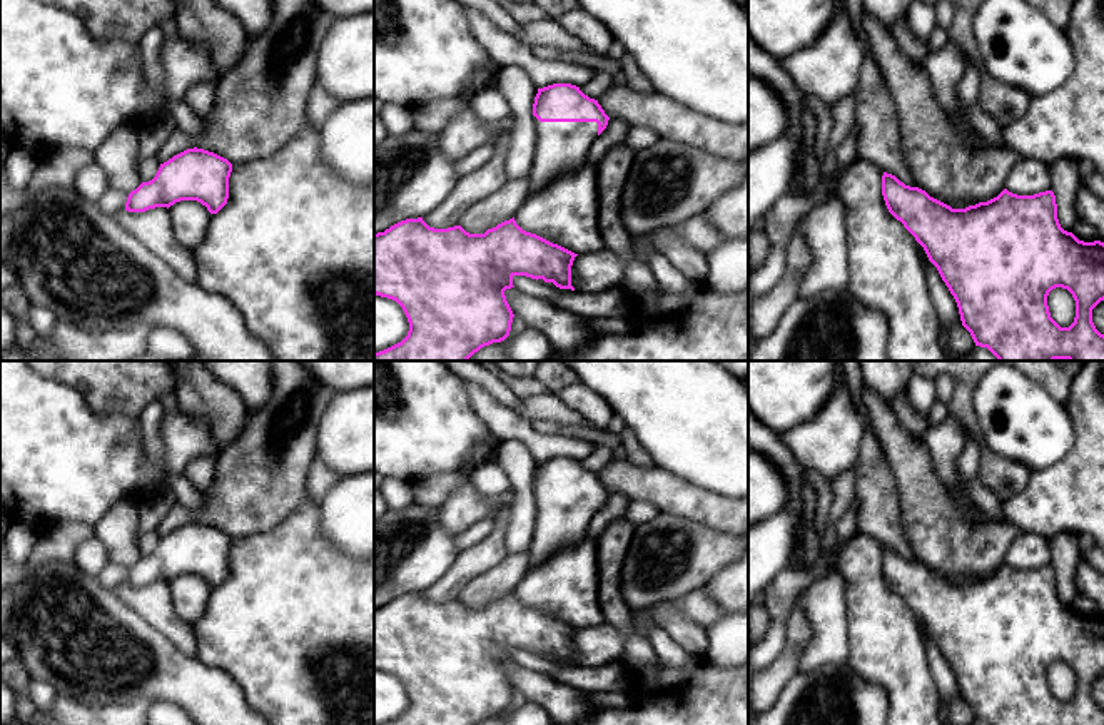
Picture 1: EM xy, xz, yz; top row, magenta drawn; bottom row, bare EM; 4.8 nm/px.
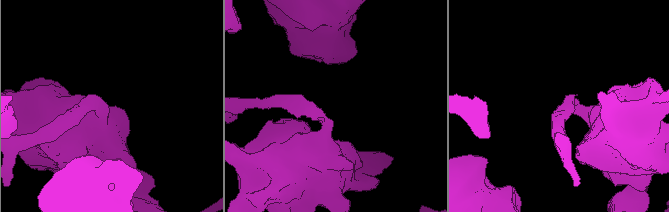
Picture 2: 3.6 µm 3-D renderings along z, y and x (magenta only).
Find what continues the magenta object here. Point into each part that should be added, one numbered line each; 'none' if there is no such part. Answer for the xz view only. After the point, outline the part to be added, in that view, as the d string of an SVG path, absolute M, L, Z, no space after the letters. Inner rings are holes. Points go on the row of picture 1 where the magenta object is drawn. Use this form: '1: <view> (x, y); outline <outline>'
1: xz (562, 147); outline M539 122L536 150L529 172L529 192L538 192L563 174L588 162L590 147L598 137L596 122Z

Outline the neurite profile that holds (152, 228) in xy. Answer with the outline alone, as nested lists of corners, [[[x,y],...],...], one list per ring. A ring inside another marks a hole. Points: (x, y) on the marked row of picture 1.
[[[155,207],[145,212],[129,212],[122,209],[114,217],[184,281],[195,282],[197,262],[194,259],[194,252],[180,244],[174,236],[170,212],[167,207]]]

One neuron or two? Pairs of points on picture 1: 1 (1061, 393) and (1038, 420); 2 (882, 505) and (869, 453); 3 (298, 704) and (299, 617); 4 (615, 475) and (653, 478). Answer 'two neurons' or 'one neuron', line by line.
1: two neurons
2: one neuron
3: one neuron
4: one neuron

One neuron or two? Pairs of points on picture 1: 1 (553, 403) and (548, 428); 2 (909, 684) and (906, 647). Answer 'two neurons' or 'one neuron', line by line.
1: two neurons
2: one neuron

